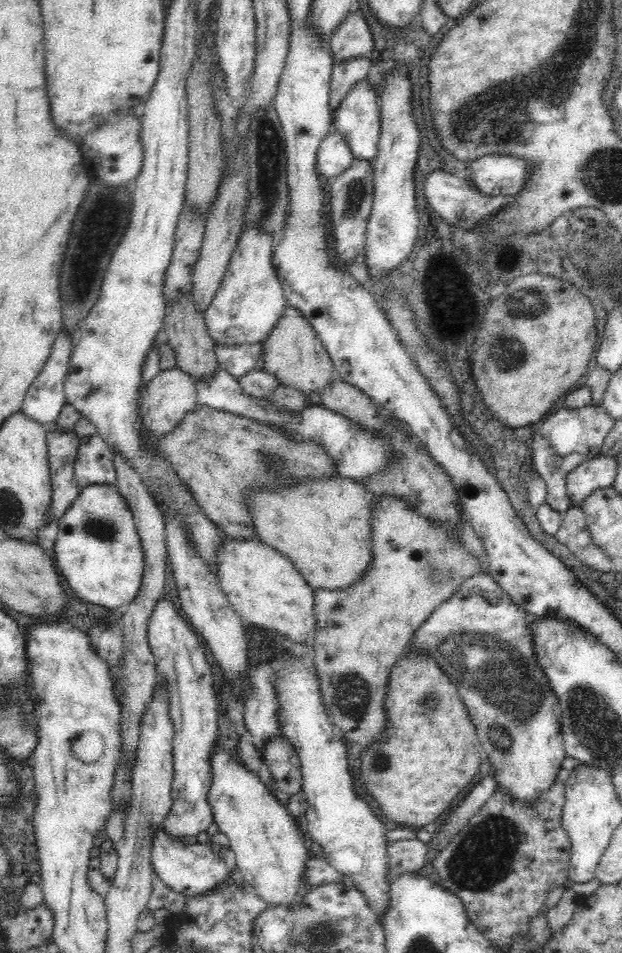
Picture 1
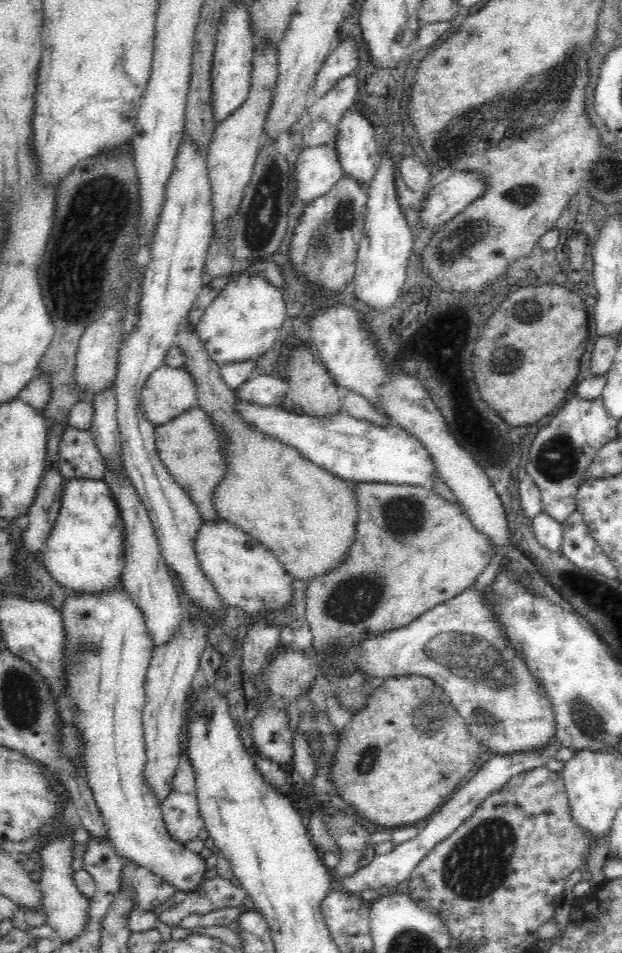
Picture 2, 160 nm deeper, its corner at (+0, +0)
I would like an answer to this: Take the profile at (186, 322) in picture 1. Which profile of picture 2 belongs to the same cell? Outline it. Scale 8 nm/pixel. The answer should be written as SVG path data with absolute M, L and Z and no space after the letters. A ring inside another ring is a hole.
M182 324L175 338L176 345L186 355L185 366L196 383L195 406L200 407L216 425L216 429L220 429L224 435L226 474L222 474L222 480L216 484L210 496L210 503L219 519L248 532L254 541L260 542L274 554L293 578L310 582L318 575L326 574L329 570L338 567L350 546L353 546L357 526L358 509L356 509L351 482L314 464L293 446L284 444L269 434L264 434L254 424L246 422L237 412L237 404L240 400L235 395L235 391L220 376L221 366L212 362L210 355L202 349L196 328L186 329L186 325Z

